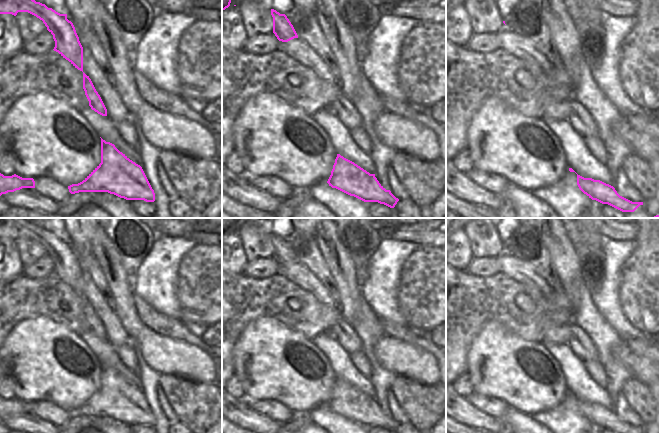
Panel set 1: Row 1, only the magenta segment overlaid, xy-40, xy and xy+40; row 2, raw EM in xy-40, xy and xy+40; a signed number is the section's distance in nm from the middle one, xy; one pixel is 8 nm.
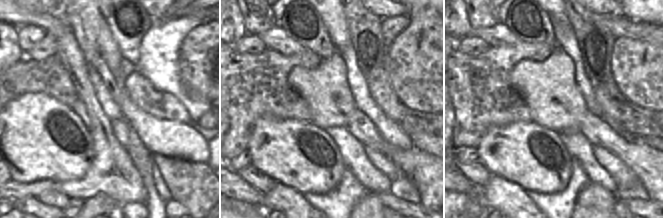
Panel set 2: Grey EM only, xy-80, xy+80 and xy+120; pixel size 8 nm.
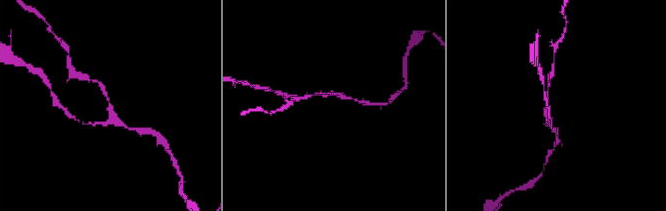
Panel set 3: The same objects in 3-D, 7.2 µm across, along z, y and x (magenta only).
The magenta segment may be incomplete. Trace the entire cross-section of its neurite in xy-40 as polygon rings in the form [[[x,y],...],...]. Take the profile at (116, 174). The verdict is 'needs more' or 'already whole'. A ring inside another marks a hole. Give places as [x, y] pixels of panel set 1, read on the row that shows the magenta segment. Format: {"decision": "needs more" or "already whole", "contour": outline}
{"decision": "already whole", "contour": [[[102,138],[101,163],[82,182],[68,189],[71,194],[108,192],[126,200],[155,201],[154,190],[142,167]]]}

